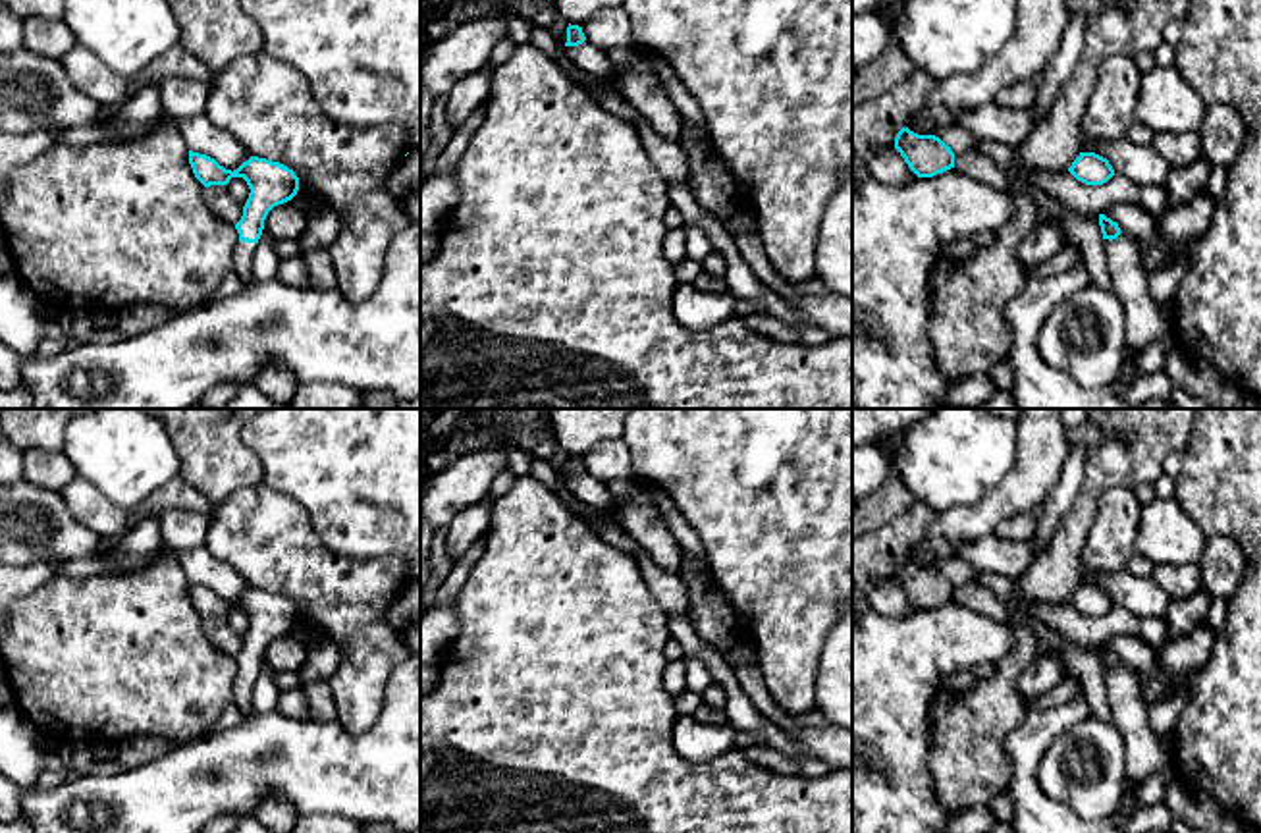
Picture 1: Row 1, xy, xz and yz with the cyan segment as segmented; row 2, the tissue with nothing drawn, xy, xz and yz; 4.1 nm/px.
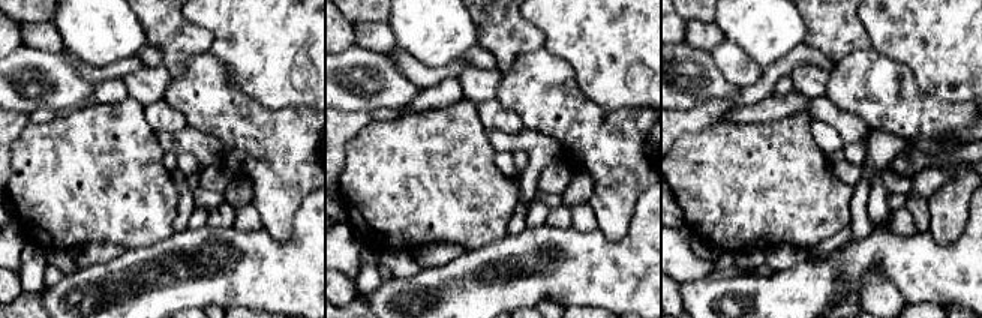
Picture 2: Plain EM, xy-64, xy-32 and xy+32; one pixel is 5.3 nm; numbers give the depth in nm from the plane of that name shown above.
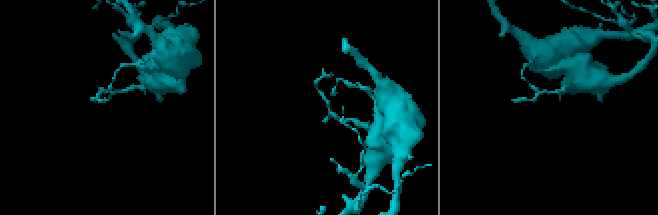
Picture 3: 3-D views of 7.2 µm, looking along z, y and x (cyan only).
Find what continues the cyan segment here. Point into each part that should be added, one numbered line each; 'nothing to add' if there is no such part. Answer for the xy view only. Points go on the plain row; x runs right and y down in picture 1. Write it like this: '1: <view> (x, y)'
1: xy (243, 683)

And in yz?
1: yz (1144, 754)

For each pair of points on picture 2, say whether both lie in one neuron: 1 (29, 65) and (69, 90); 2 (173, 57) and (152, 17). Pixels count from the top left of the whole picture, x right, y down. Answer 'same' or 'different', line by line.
1: same
2: same

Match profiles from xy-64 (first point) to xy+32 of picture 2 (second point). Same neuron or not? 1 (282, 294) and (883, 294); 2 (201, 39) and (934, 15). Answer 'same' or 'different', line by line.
1: different
2: different

